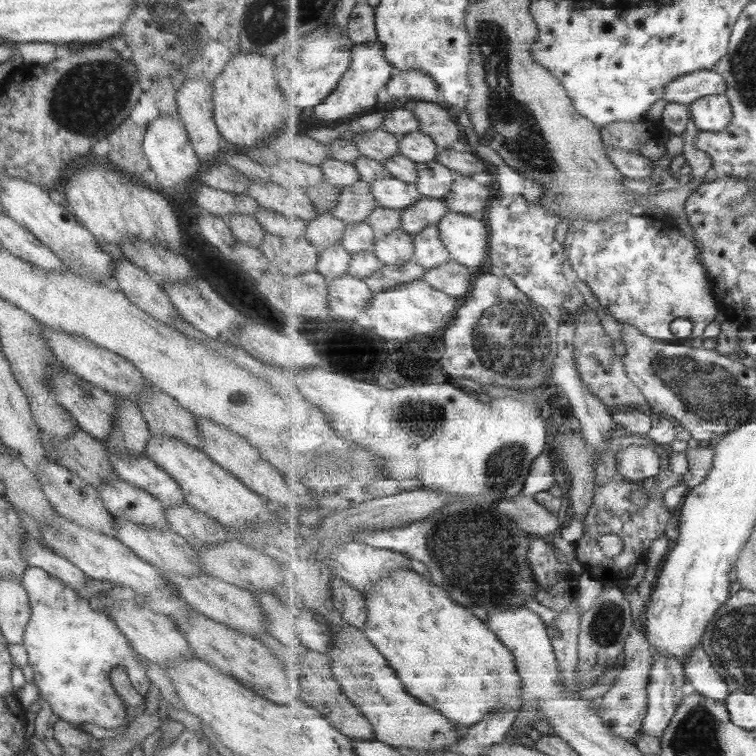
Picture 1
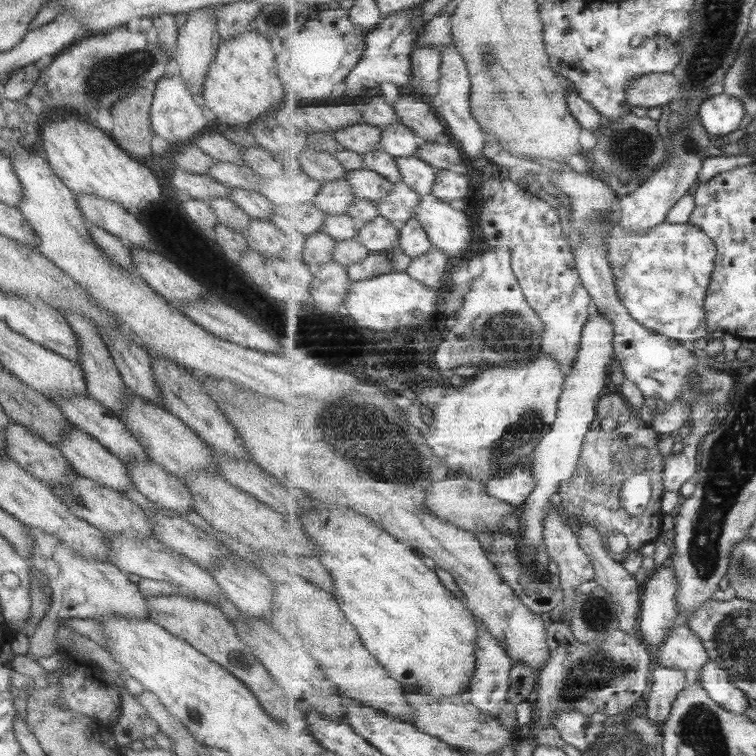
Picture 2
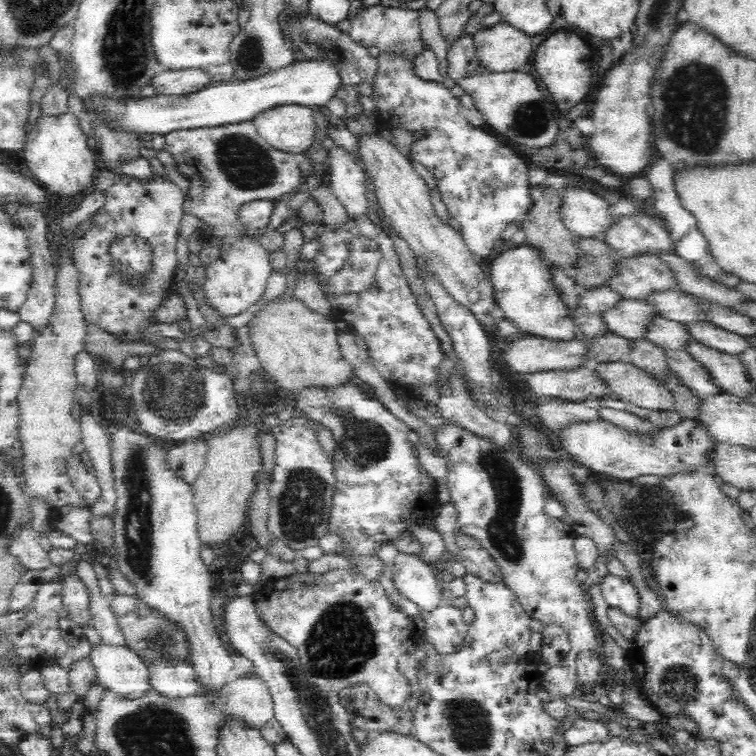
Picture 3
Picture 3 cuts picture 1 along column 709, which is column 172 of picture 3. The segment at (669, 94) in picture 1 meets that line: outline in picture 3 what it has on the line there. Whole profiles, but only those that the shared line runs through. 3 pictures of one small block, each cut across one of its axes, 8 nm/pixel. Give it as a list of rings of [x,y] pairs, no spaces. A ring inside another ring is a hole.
[[[200,69],[166,70],[155,74],[150,84],[156,95],[180,96],[202,90],[212,82]]]

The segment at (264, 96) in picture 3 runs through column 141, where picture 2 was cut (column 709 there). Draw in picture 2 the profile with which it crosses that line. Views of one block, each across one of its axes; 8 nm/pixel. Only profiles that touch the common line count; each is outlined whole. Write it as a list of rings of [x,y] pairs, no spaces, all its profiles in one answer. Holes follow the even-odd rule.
[[[727,93],[713,95],[700,105],[701,123],[710,134],[719,137],[739,130],[745,113],[743,101]]]

